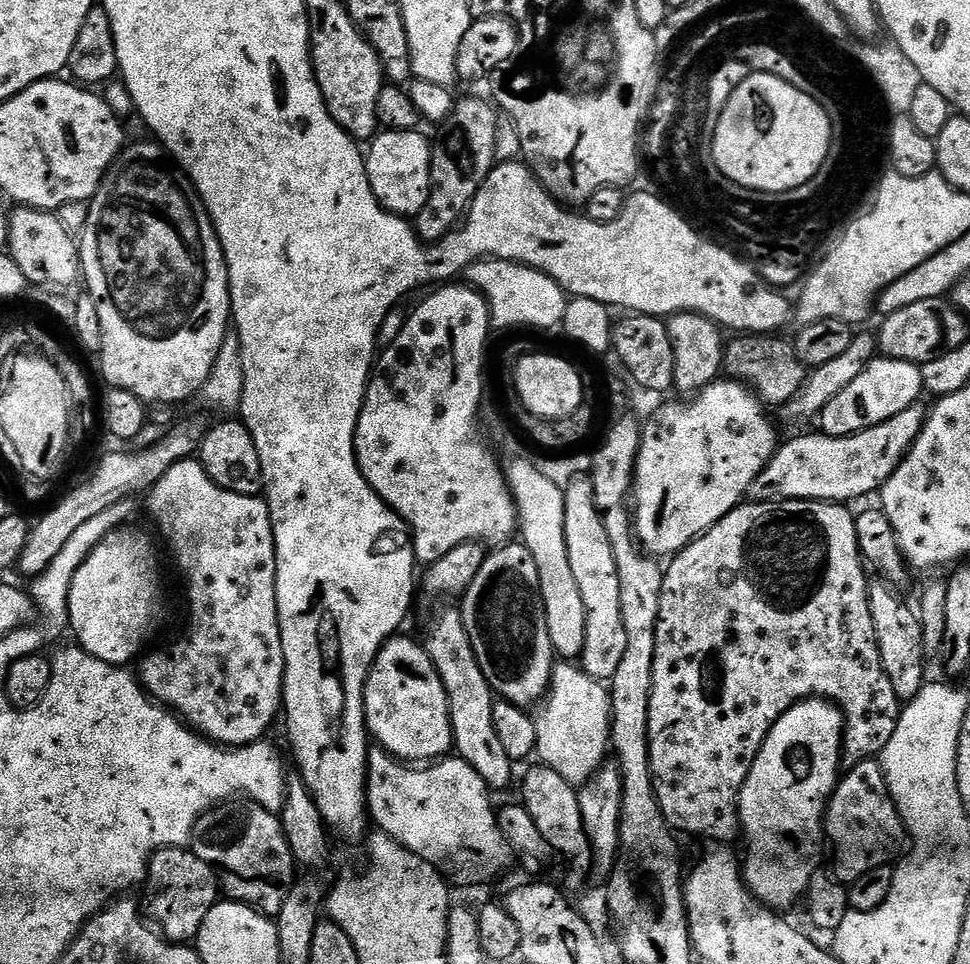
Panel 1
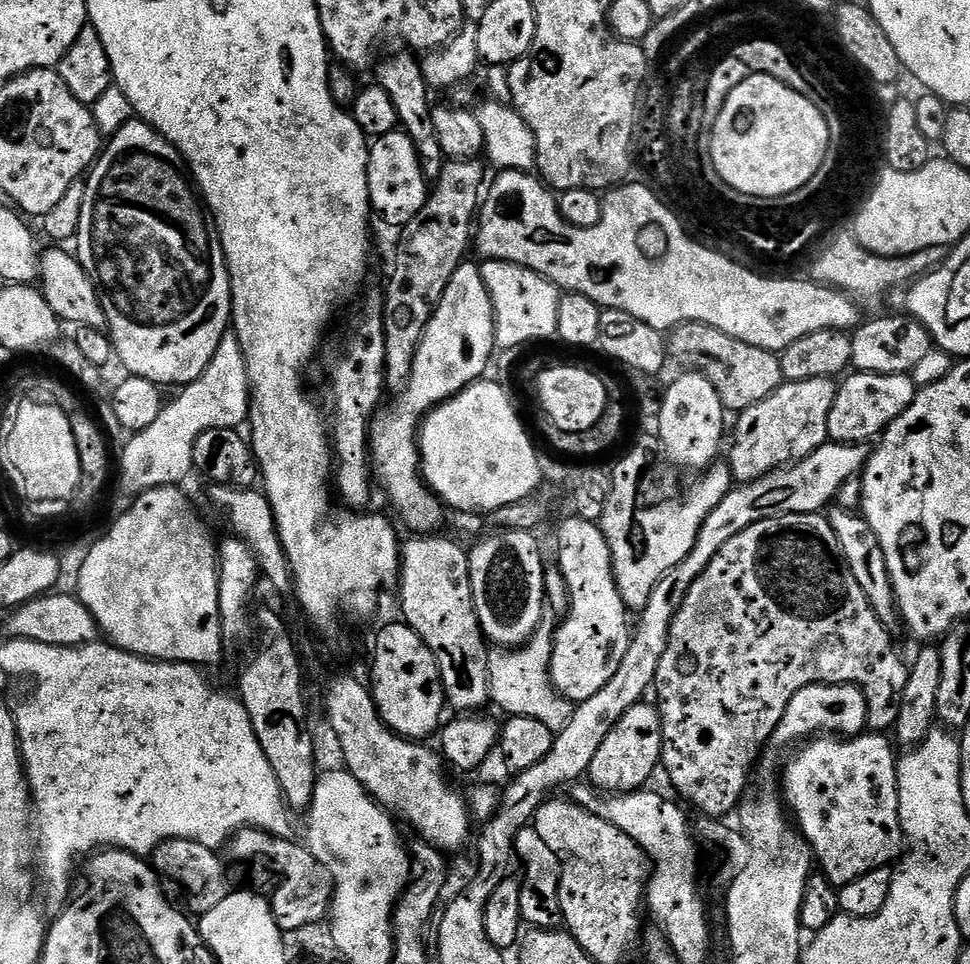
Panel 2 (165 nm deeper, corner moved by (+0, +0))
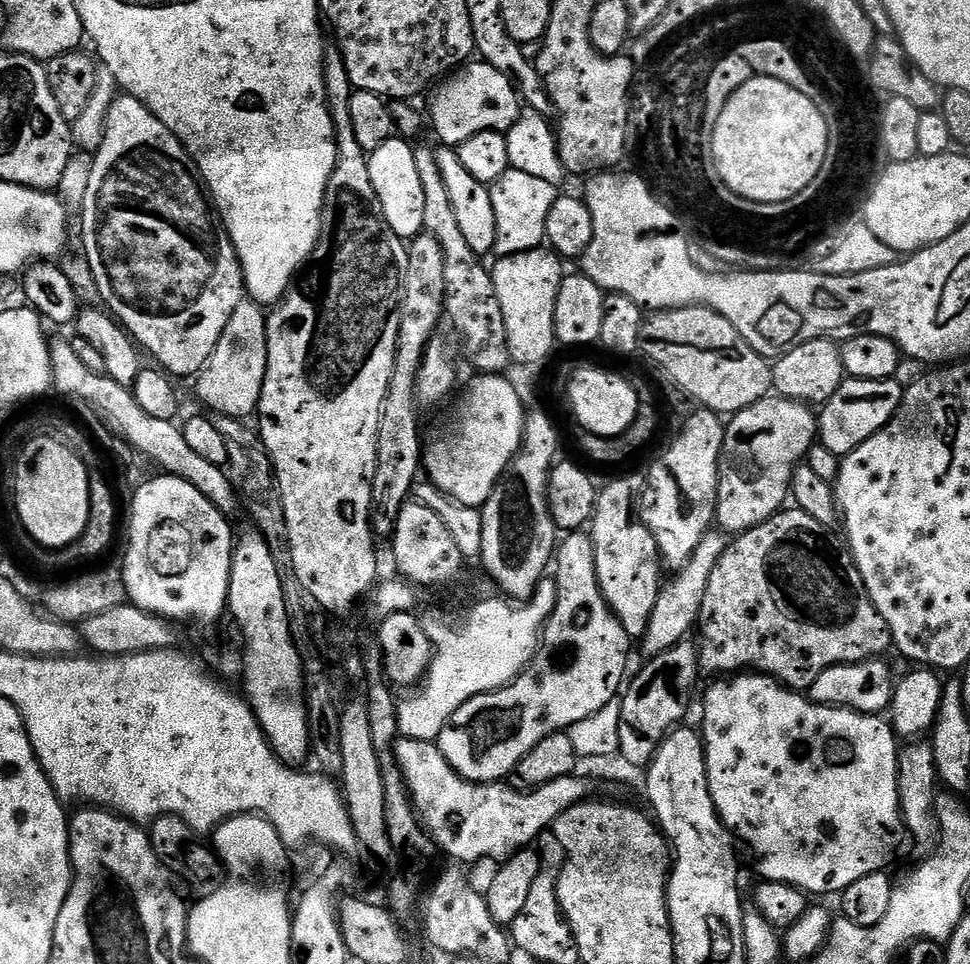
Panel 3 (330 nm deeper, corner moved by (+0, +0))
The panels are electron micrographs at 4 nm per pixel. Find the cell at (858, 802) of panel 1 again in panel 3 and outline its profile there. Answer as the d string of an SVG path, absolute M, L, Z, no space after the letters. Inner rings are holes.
M732 674L727 678L716 678L712 685L708 688L708 693L704 696L704 728L702 727L702 739L704 741L704 757L706 758L706 770L708 771L708 785L710 786L710 794L712 801L716 807L716 815L723 822L724 827L737 841L740 840L756 855L756 868L761 872L765 881L774 883L788 884L790 887L798 888L805 894L813 896L824 896L827 892L839 894L846 891L851 884L858 882L858 878L866 878L866 874L874 874L875 872L887 869L889 866L888 859L896 852L896 835L902 832L902 817L900 815L900 803L898 802L898 737L892 731L891 723L887 719L881 718L876 714L865 714L863 712L853 712L851 708L831 708L828 704L814 704L807 695L801 694L799 691L791 688L785 688L778 680L772 679L770 676L763 674Z

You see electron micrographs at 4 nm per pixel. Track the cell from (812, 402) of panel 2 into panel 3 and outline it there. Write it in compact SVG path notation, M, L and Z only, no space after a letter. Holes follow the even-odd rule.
M769 394L729 420L732 421L727 421L720 451L715 523L725 533L739 534L758 527L785 507L792 476L817 443L818 416L799 400Z

